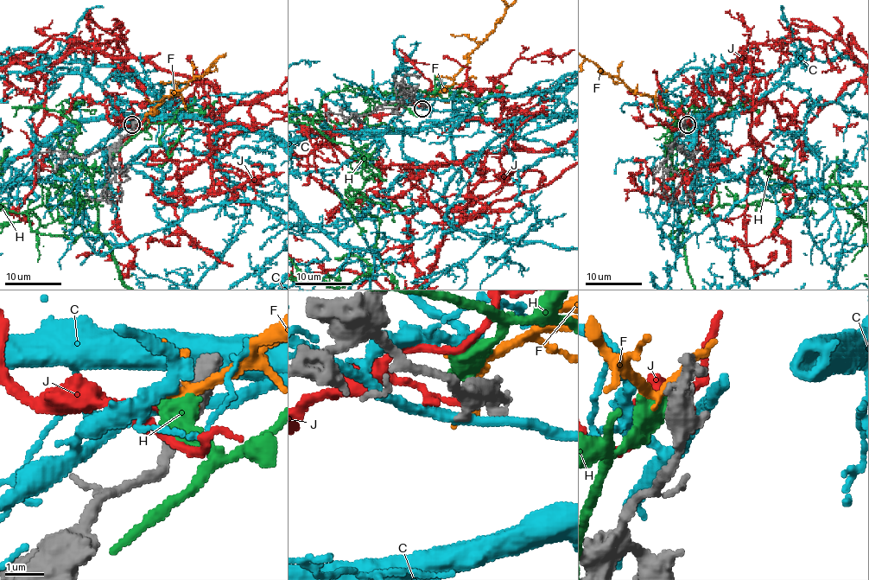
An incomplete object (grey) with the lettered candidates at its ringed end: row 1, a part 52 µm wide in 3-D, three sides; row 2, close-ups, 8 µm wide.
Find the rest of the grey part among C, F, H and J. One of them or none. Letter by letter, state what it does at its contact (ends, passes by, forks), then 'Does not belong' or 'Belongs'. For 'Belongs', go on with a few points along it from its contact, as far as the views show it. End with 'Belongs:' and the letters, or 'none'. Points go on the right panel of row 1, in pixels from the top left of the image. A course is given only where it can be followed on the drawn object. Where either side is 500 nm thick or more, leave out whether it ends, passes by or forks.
C: It passes by. Does not belong
F: Does not belong
H: Does not belong
J: Does not belong
Belongs: none

